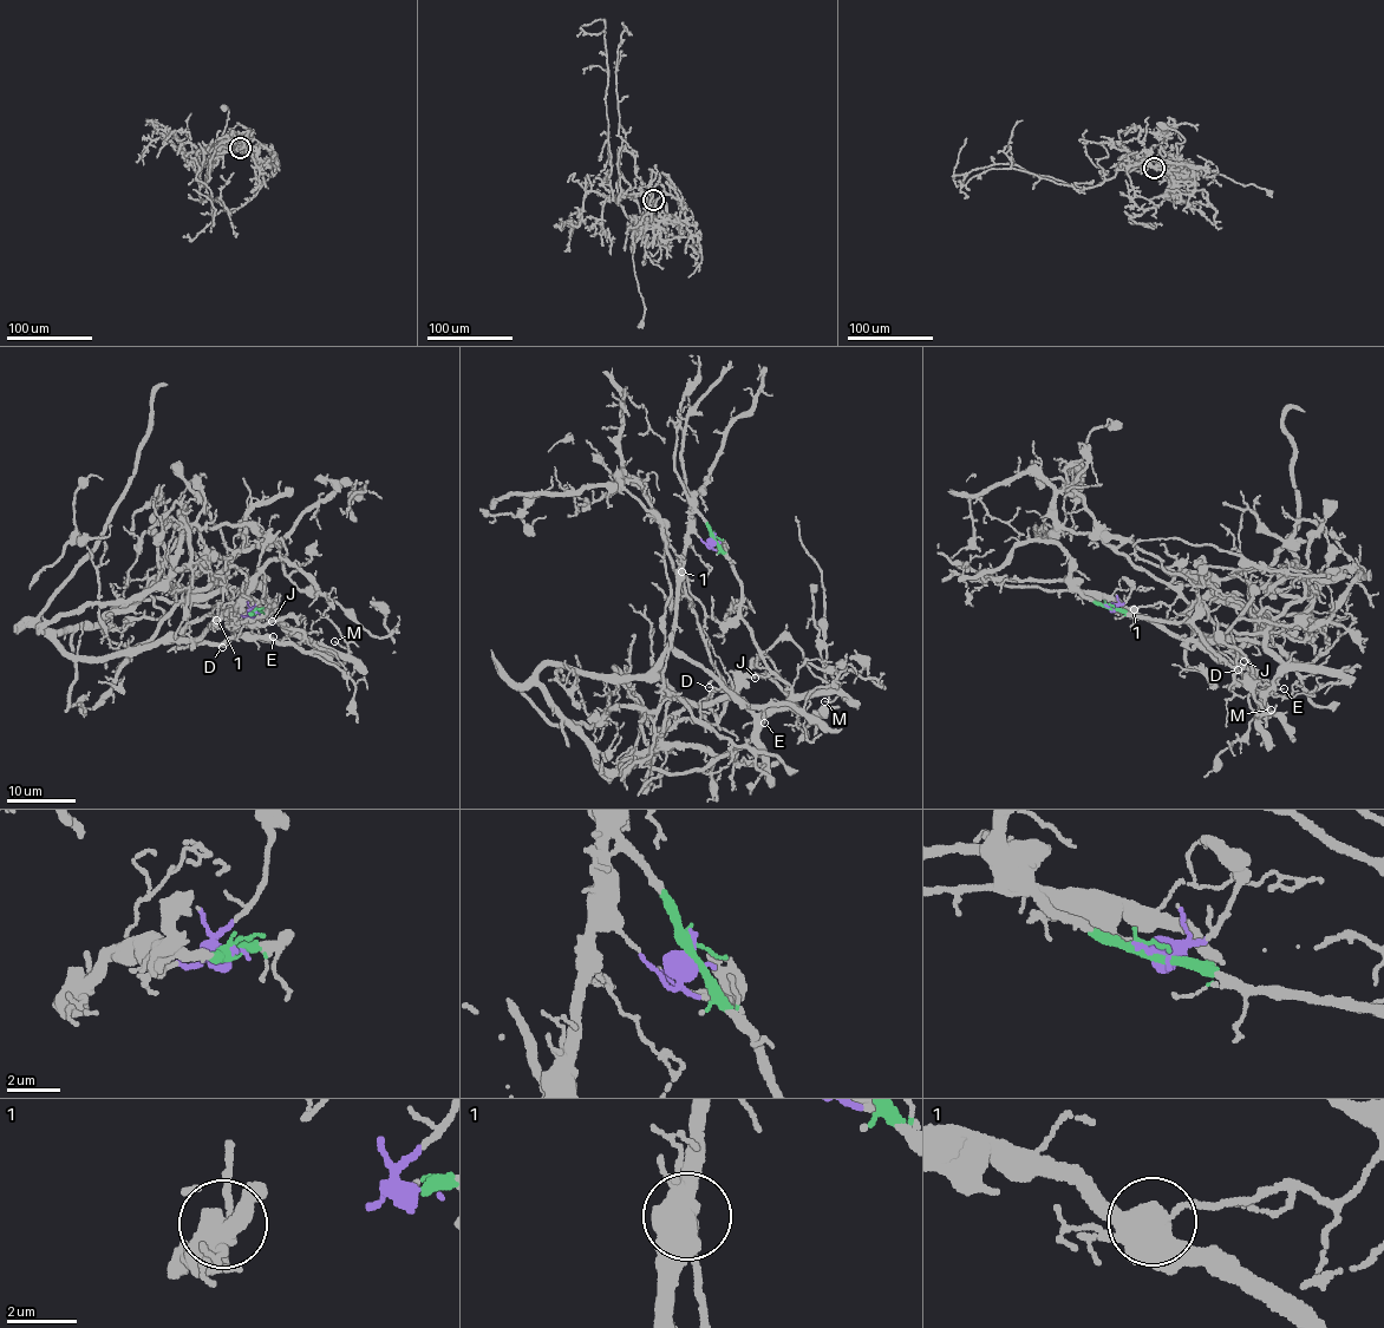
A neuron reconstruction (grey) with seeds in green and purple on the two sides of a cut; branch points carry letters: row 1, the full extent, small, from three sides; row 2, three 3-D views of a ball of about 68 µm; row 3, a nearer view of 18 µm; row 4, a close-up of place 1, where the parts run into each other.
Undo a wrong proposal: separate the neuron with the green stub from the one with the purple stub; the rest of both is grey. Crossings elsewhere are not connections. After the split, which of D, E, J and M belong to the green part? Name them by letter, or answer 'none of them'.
J, M

